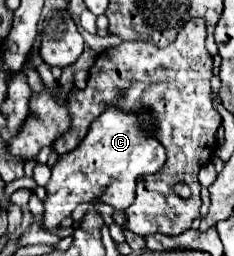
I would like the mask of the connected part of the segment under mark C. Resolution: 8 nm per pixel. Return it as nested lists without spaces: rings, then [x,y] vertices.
[[[107,108],[93,124],[85,140],[71,152],[63,154],[57,158],[55,166],[51,168],[51,180],[47,182],[47,198],[43,200],[43,226],[45,228],[57,228],[63,218],[71,216],[77,204],[81,202],[95,202],[101,200],[115,210],[125,210],[133,204],[133,194],[135,194],[135,178],[141,174],[155,174],[163,168],[165,164],[165,148],[153,140],[151,136],[145,134],[147,130],[141,128],[139,116],[135,112],[121,112],[119,108]]]

